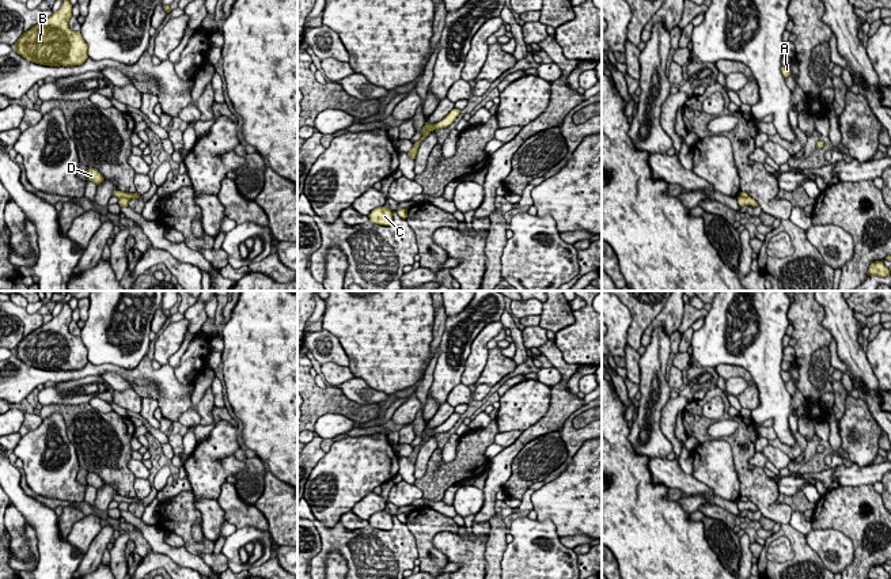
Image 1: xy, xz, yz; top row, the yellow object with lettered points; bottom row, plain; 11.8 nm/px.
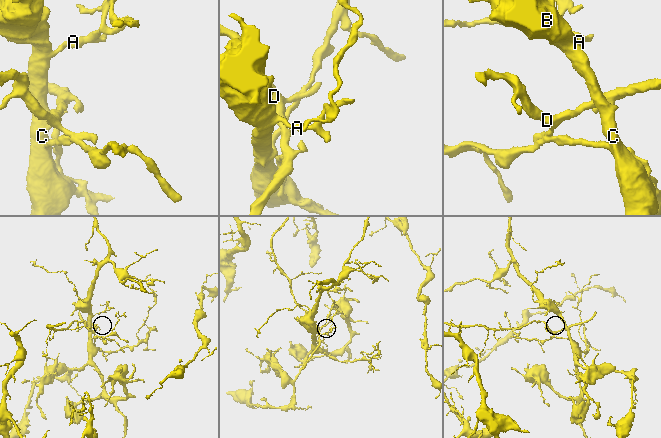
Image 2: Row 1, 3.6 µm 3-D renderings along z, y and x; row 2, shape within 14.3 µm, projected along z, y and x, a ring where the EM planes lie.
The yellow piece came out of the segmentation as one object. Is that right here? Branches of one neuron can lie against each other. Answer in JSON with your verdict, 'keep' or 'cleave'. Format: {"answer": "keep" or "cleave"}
{"answer": "cleave"}

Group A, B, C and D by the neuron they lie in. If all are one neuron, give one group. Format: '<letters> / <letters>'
A B C / D

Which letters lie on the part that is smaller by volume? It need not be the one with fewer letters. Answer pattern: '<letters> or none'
D

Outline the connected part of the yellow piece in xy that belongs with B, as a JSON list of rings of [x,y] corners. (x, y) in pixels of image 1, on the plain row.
[[[64,304],[60,314],[23,337],[12,353],[27,366],[49,371],[80,370],[88,363],[88,349],[80,336],[69,332],[72,309]]]

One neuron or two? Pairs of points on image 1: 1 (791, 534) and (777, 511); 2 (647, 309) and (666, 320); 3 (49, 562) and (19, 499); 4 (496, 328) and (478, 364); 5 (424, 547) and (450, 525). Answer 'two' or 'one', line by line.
1: one
2: two
3: one
4: one
5: one

